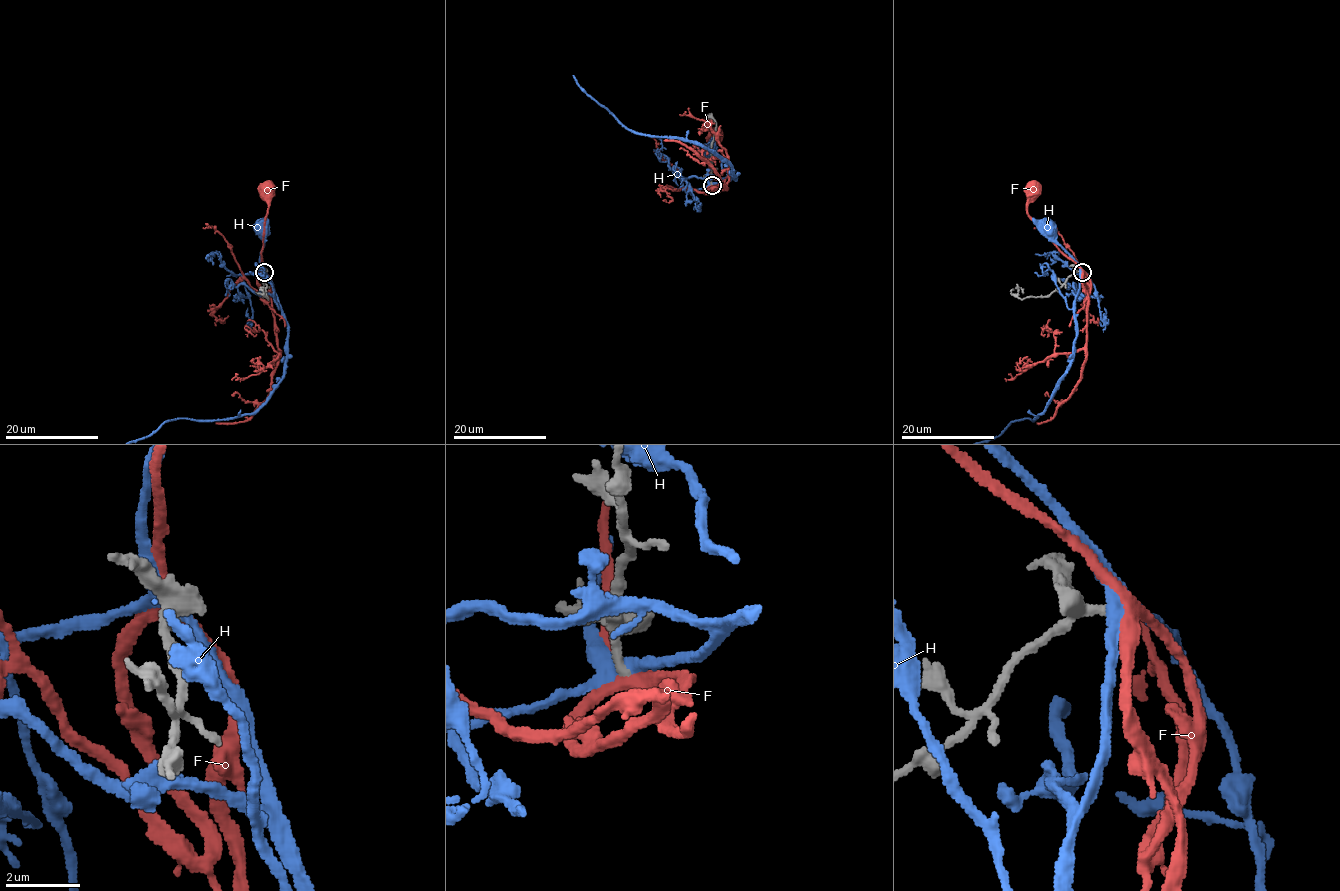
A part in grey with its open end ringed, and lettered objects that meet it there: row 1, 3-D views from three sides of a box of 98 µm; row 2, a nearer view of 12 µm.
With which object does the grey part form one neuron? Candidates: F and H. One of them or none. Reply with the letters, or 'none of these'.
F

